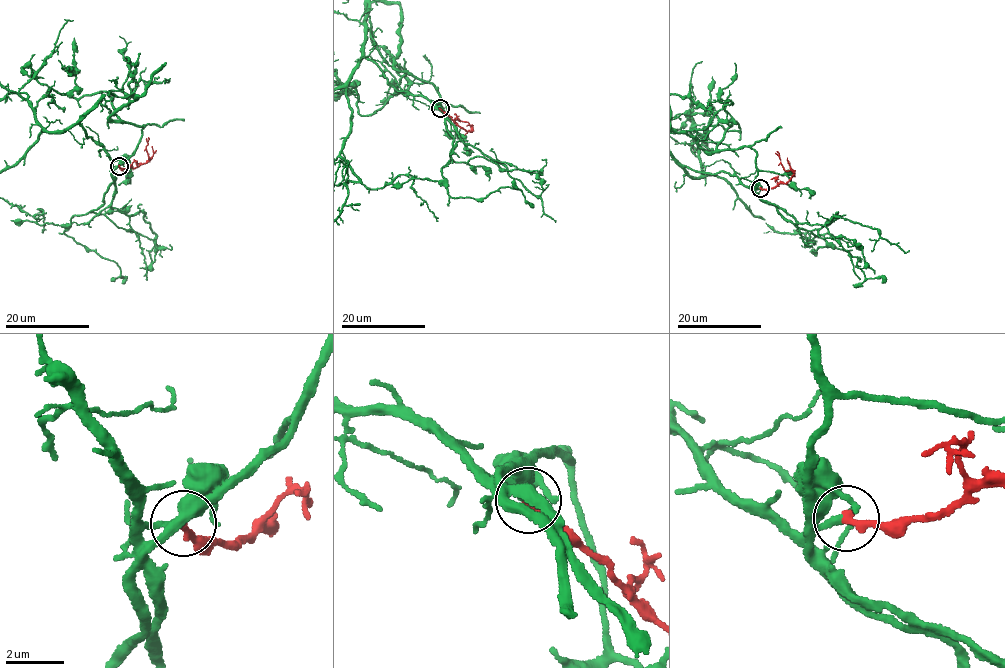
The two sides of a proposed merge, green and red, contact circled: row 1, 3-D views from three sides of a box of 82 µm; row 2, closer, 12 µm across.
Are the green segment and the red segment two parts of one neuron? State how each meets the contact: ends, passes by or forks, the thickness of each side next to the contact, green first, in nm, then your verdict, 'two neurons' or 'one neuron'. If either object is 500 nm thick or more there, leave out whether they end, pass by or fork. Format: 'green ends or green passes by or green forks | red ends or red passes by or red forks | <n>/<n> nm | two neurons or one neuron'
green ends | red ends | 240/280 nm | one neuron

